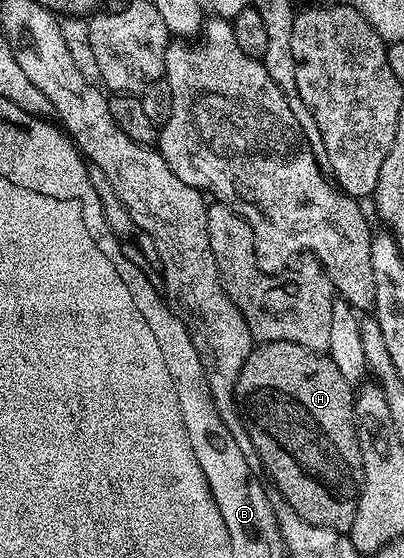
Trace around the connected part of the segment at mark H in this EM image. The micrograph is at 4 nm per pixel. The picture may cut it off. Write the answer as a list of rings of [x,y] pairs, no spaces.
[[[271,341],[270,343],[259,343],[254,346],[253,352],[243,361],[243,373],[239,373],[239,381],[235,381],[235,397],[237,398],[237,409],[241,412],[241,420],[247,429],[247,437],[251,437],[251,445],[255,447],[255,453],[259,453],[264,474],[269,474],[272,486],[311,525],[319,525],[323,529],[332,531],[348,532],[349,526],[355,521],[355,513],[359,505],[361,496],[361,483],[363,477],[363,461],[359,453],[359,441],[357,440],[357,426],[353,420],[353,400],[355,398],[354,388],[351,380],[343,377],[339,369],[335,366],[335,361],[331,361],[328,354],[320,351],[312,351],[303,345],[295,345],[291,341]]]

